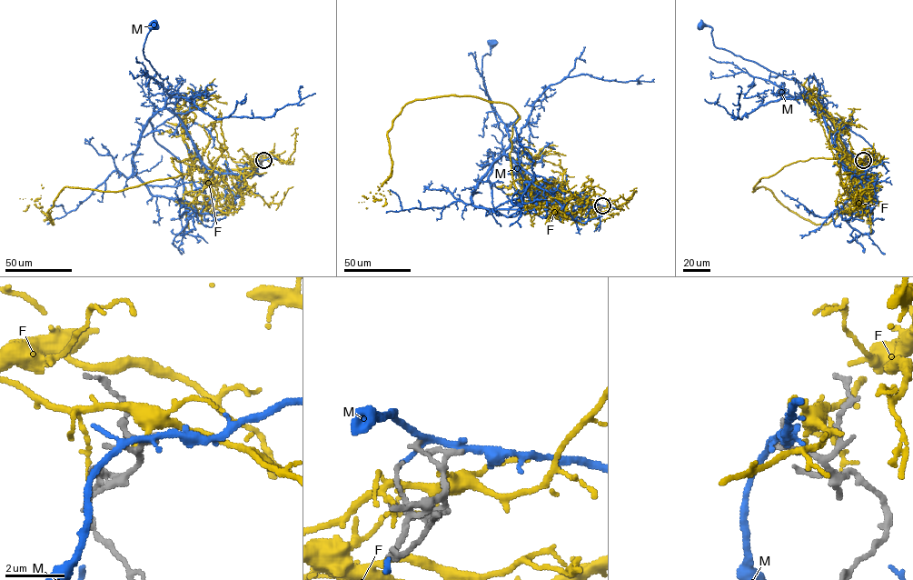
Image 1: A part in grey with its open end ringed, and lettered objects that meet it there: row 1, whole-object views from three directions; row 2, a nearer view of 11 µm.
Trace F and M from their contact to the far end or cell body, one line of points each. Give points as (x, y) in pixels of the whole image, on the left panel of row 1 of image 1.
F: (262, 160), (227, 170), (171, 157), (176, 177), (65, 186), (53, 224), (34, 200), (44, 220)
M: (262, 159), (250, 177), (211, 171), (203, 162), (185, 126), (166, 107), (164, 79), (143, 55), (153, 25)

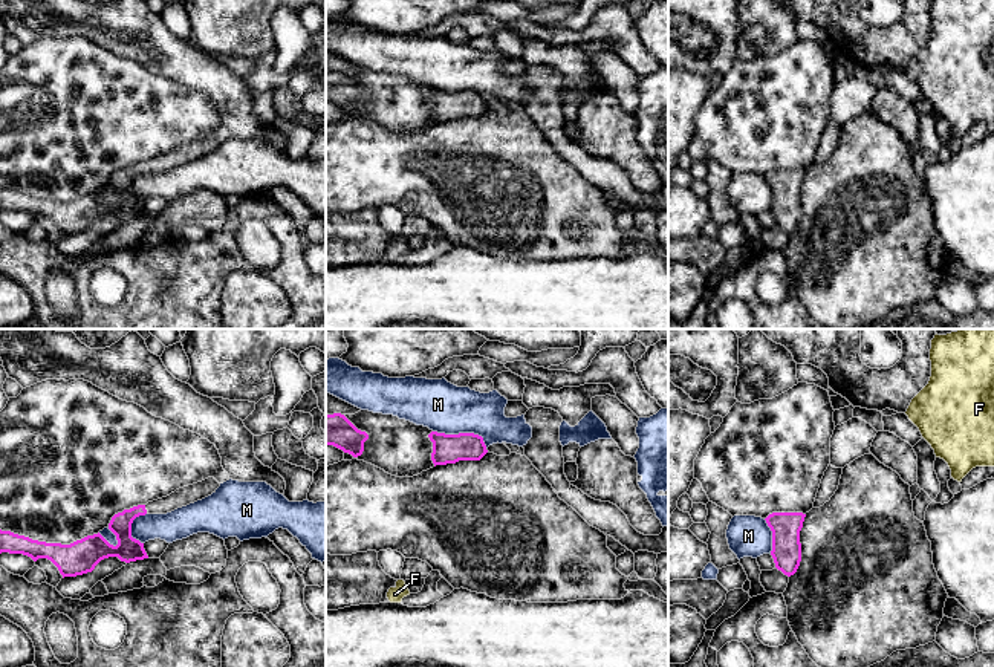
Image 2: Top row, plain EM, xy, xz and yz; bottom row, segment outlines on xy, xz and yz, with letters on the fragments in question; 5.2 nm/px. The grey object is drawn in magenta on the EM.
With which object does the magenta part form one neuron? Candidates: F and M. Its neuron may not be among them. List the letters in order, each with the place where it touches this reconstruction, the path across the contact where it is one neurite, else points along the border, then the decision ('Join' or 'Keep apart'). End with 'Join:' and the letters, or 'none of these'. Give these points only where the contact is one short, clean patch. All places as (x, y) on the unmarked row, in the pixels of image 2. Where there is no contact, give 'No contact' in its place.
F: No contact. Keep apart
M: Touches magenta at xz (462, 91). Keep apart
Join: none of these

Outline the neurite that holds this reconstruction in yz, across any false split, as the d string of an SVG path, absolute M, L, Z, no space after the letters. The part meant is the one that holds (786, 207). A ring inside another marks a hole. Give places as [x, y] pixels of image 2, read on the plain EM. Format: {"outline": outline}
{"outline": "M772 170L765 177L772 188L772 208L775 225L791 234L801 219L800 188L806 171Z"}

